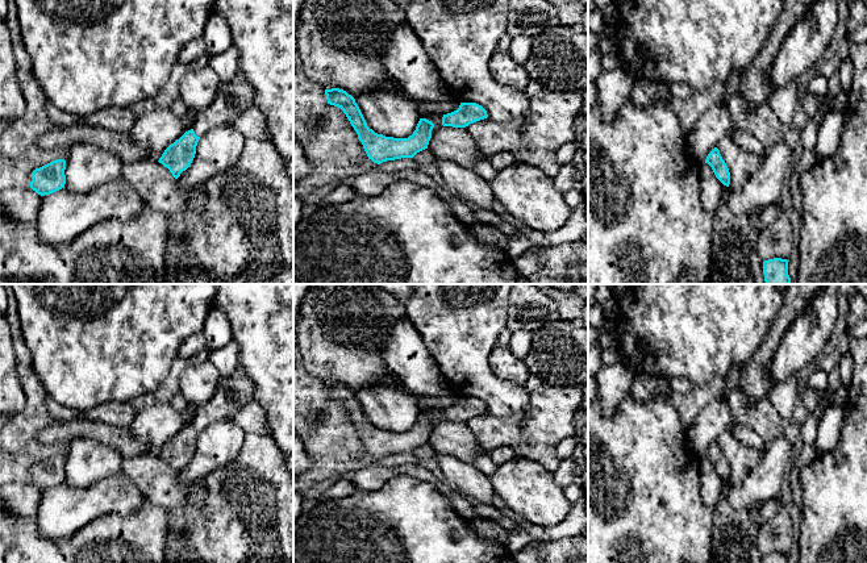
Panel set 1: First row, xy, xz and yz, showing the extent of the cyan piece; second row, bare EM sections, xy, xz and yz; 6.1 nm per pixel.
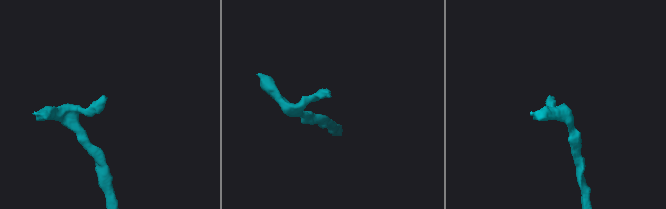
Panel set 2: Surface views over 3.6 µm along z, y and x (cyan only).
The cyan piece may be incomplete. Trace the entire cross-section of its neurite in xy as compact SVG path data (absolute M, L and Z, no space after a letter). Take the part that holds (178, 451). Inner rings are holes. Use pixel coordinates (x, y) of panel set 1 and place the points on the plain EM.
M238 364L230 376L220 376L211 401L197 409L193 422L171 438L158 456L178 474L191 460L199 434L213 424L229 420L250 401L253 401L253 383Z

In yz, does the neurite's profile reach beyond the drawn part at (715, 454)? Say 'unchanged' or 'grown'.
unchanged

